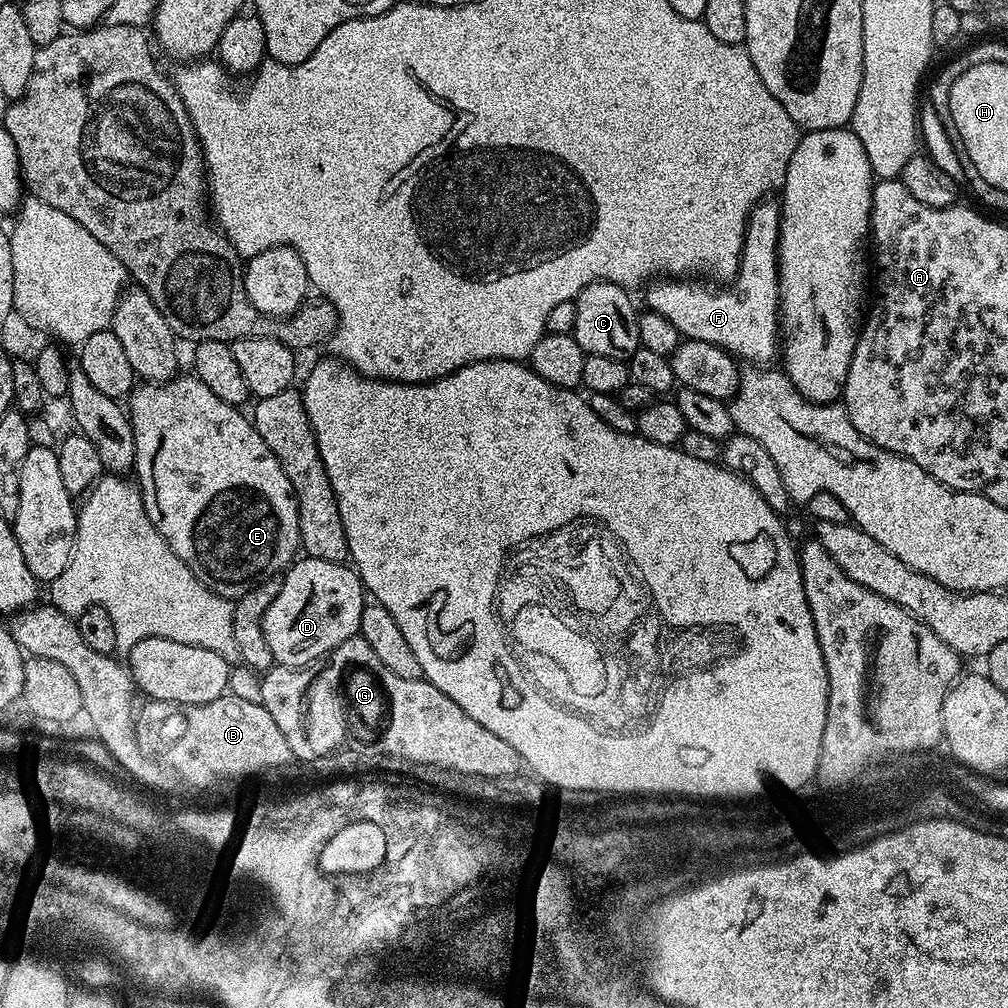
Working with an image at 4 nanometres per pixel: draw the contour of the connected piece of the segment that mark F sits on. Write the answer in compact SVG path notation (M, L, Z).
M761 202L752 207L740 255L740 268L731 286L713 286L708 282L693 282L688 278L660 278L649 283L646 288L647 307L669 319L681 337L710 342L726 349L733 357L741 361L748 360L744 362L756 366L771 365L775 356L777 359L778 345L782 340L778 258L780 206L776 202L768 203Z

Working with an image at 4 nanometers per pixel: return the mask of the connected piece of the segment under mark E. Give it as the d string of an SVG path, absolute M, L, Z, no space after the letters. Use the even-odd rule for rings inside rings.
M177 374L164 383L148 382L142 387L145 388L137 387L131 393L130 419L134 430L134 450L136 451L134 476L138 481L140 494L144 498L146 514L150 518L154 530L158 530L158 534L162 534L162 538L170 546L170 550L174 550L174 554L180 561L208 587L208 591L235 602L254 589L261 580L287 569L301 551L298 502L294 490L290 486L290 478L286 478L286 470L282 470L282 466L278 462L278 458L274 458L270 446L266 446L266 442L262 442L262 434L258 434L251 419L245 413L243 416L240 413L243 411L237 405L222 402L222 398L218 398L218 394L214 394L214 390L210 390L210 386L206 386L206 382L202 382L194 374L188 374L188 376Z

